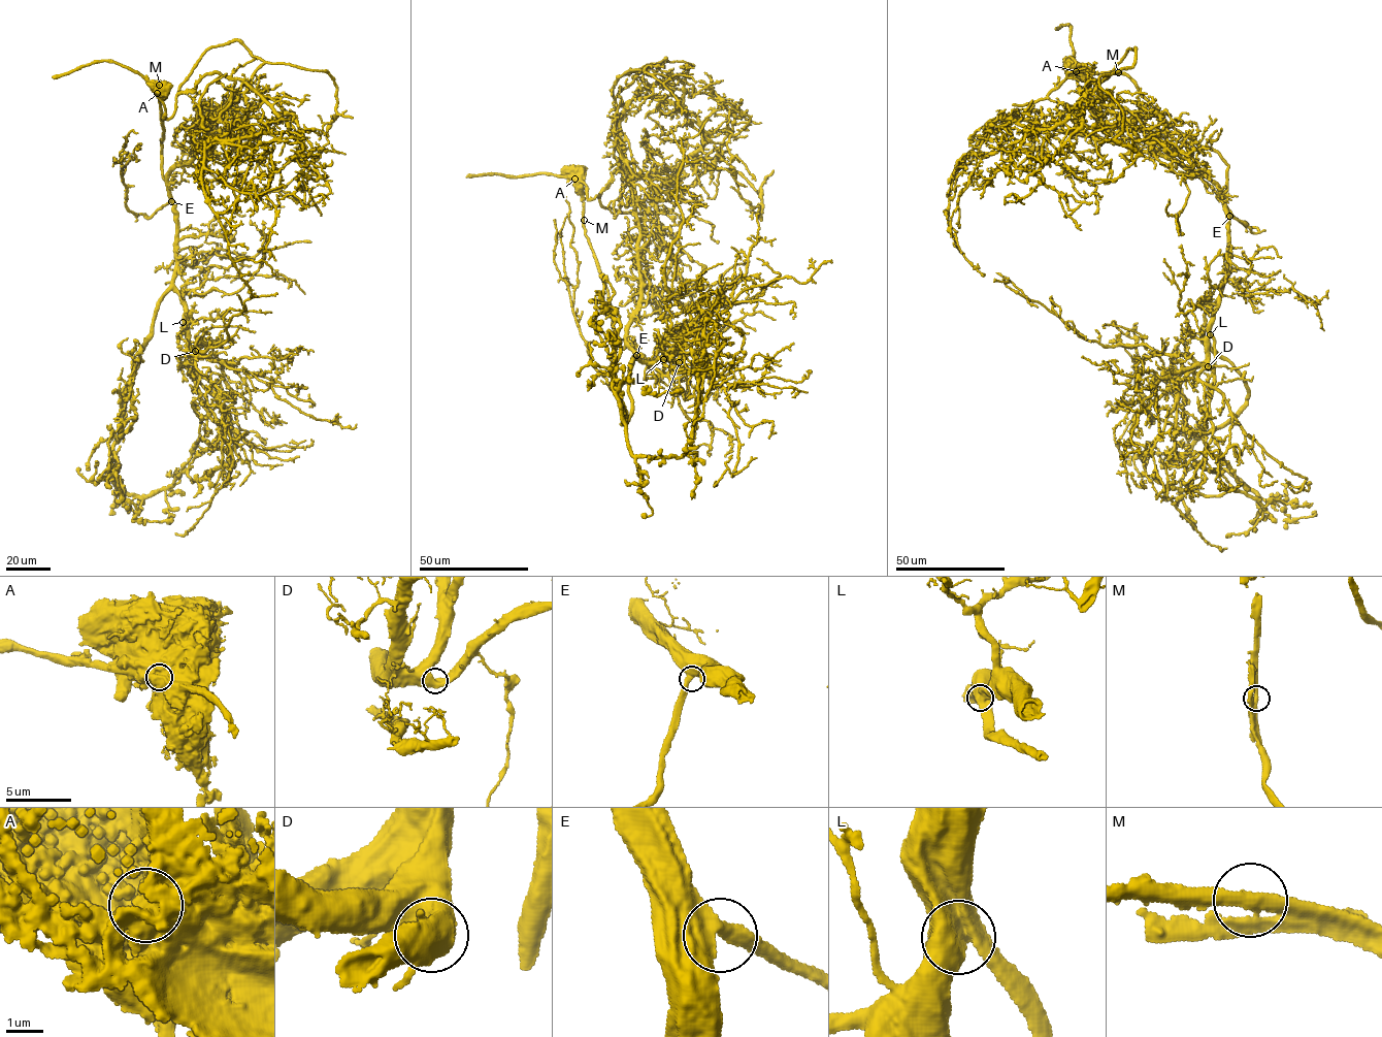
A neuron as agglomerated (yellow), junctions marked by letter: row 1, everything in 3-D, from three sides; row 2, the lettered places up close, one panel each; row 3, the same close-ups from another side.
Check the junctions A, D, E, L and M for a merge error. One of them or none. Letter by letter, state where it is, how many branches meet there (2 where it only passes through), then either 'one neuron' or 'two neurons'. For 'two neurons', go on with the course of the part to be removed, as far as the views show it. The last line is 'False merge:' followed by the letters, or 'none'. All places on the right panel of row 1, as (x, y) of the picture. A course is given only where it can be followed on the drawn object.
A: at (1076, 71); 2 branches meet; two neurons; foreign part runs (1075, 71), (1092, 102), (1136, 50), (1132, 66), (1099, 86), (1123, 115), (1115, 139), (1138, 156), (1094, 180)
D: at (1208, 366); 2 branches meet; one neuron
E: at (1229, 216); 2 branches meet; one neuron
L: at (1210, 334); 2 branches meet; one neuron
M: at (1118, 72); 2 branches meet; one neuron
False merge: A

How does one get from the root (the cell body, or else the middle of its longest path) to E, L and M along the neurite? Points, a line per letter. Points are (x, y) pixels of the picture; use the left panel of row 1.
E: (161, 90), (163, 119), (204, 75), (234, 82), (205, 128), (212, 146), (168, 174), (171, 201)
L: (161, 90), (163, 119), (204, 75), (234, 82), (205, 128), (212, 146), (168, 177), (183, 322)
M: (161, 90), (163, 119), (204, 75), (234, 82), (205, 128), (212, 146), (165, 180), (159, 85)

